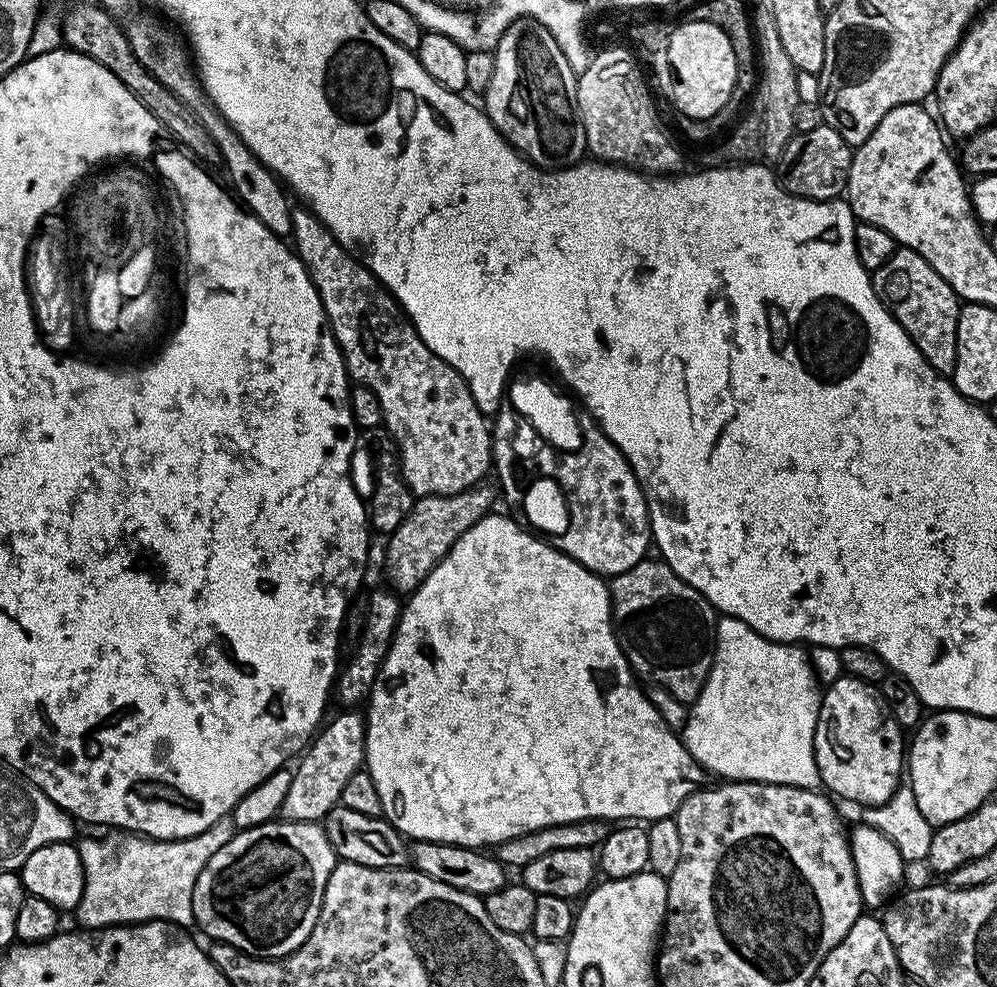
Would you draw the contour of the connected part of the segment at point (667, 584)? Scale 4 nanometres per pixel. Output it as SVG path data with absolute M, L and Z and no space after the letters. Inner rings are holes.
M642 559L630 566L630 570L611 577L608 595L612 598L612 628L616 631L616 641L633 673L645 685L669 692L678 704L691 706L698 694L702 694L710 674L712 655L716 653L716 609L705 596L694 590L694 586L680 580L663 560Z

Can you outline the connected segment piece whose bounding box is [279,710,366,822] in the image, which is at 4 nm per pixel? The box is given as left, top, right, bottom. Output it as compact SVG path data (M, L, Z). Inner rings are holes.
M356 710L341 711L341 716L334 717L332 721L329 719L307 745L306 751L299 757L300 765L294 768L293 781L279 810L283 819L320 822L331 808L340 803L346 782L350 782L350 777L361 771L364 764L365 717L358 713Z

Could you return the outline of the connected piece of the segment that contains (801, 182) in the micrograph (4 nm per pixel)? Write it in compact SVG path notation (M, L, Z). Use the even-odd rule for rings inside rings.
M817 122L813 128L797 131L791 142L782 150L774 171L779 179L780 186L785 188L791 196L800 196L803 200L834 200L845 195L848 187L848 175L852 165L853 145L847 144L829 124Z

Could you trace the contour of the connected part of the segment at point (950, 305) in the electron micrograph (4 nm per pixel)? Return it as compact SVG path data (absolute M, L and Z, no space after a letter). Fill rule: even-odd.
M900 246L878 270L871 273L872 285L886 310L910 334L914 346L935 372L951 377L956 365L956 339L962 301L950 285L914 250Z

